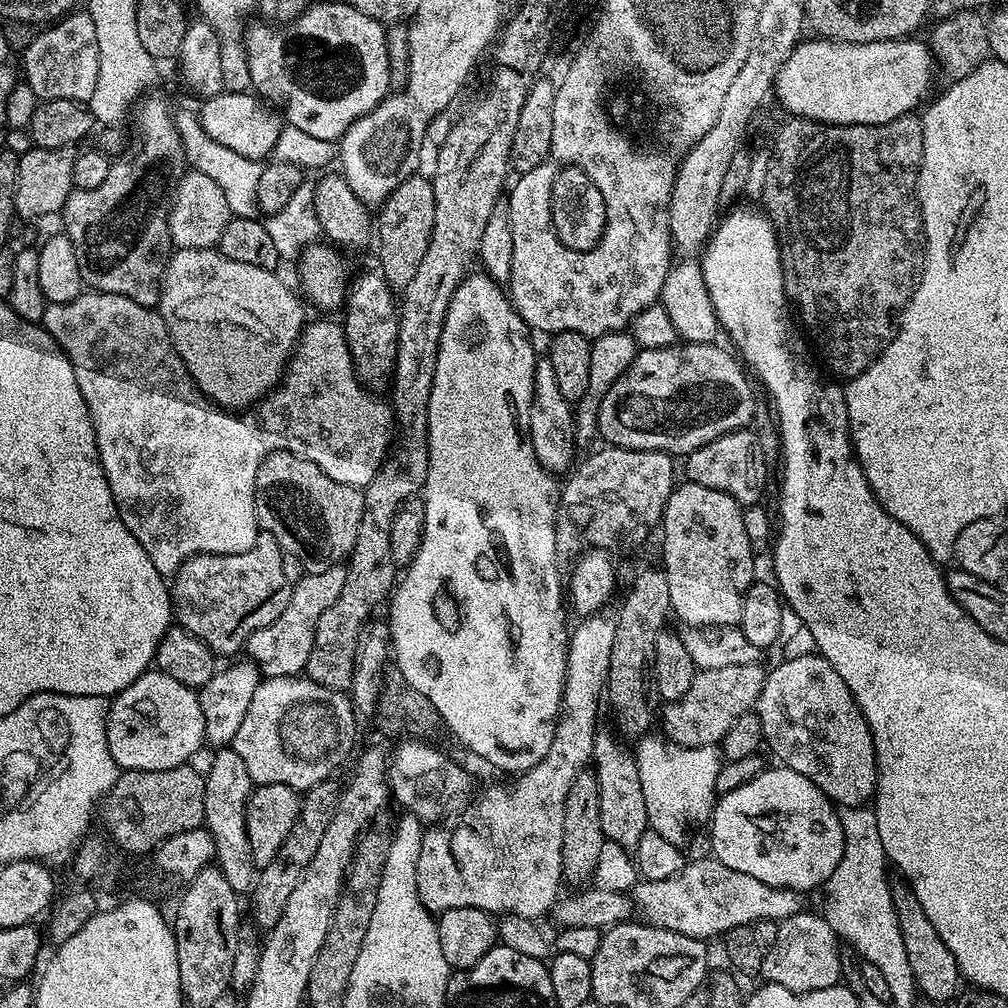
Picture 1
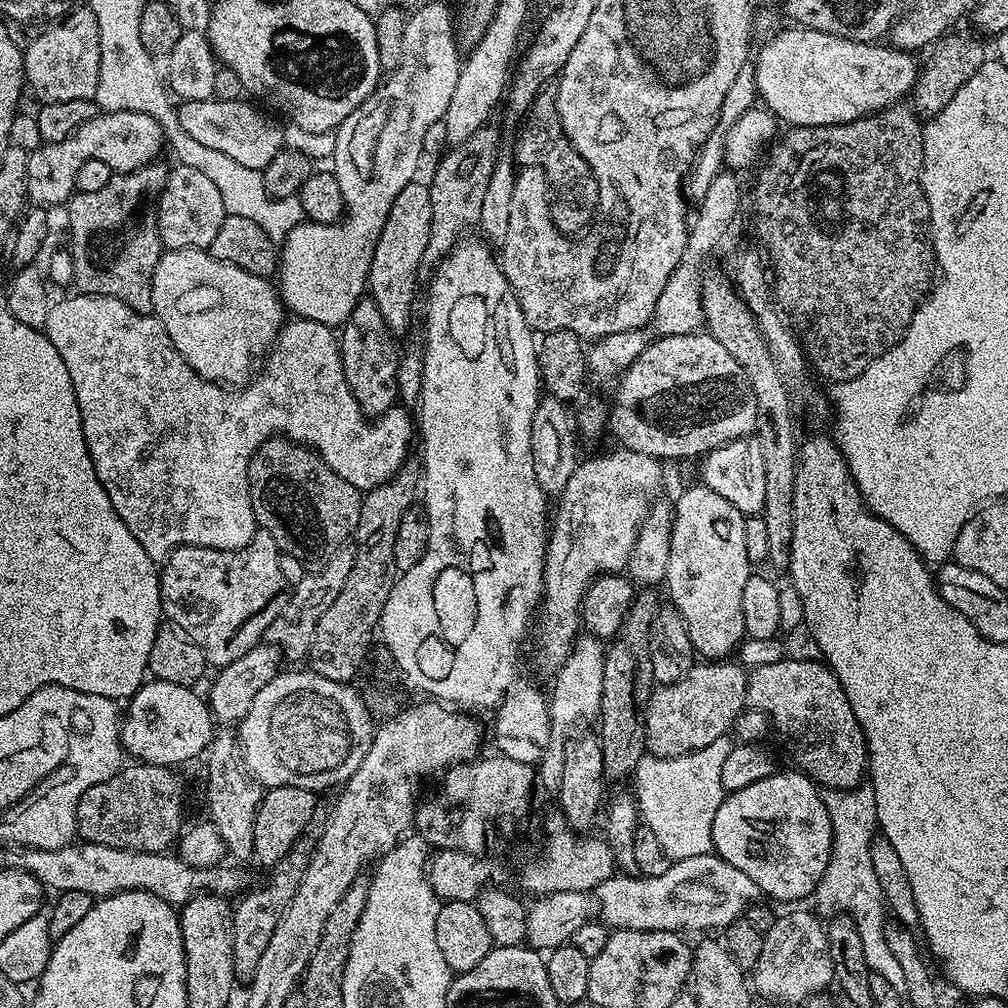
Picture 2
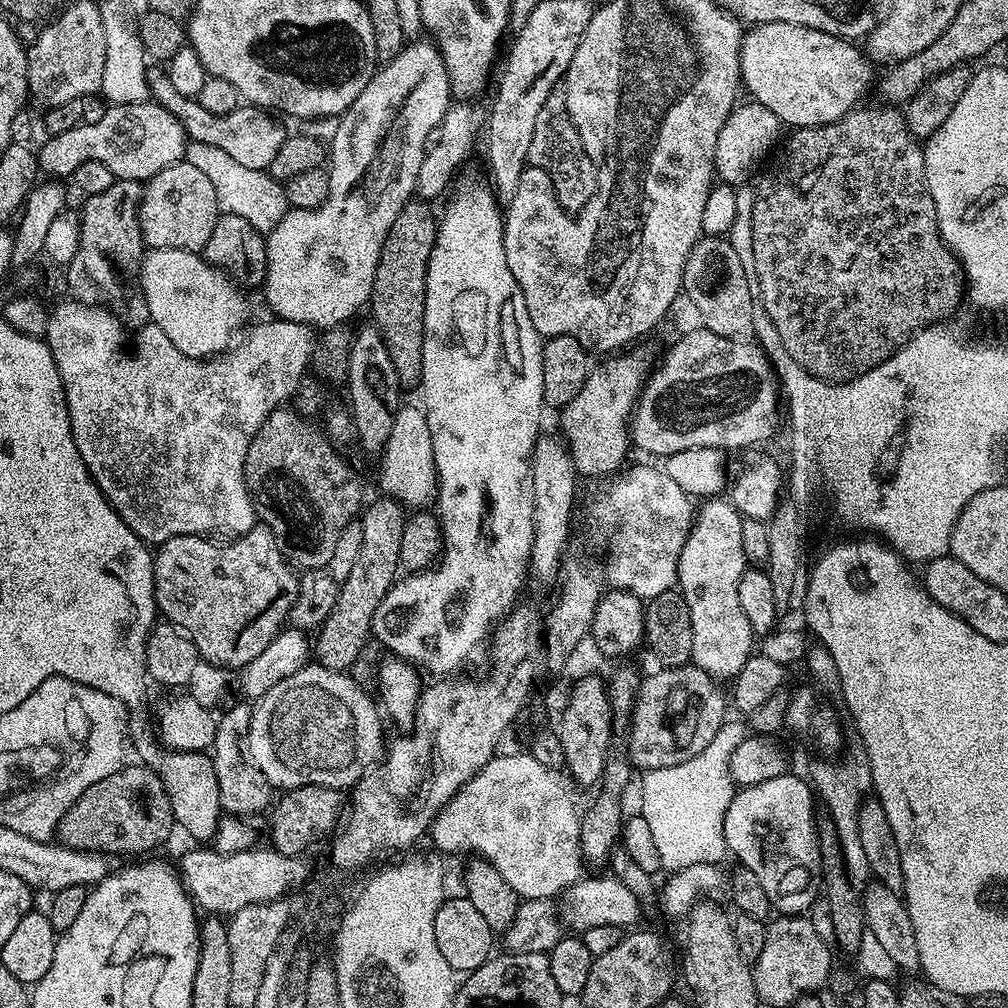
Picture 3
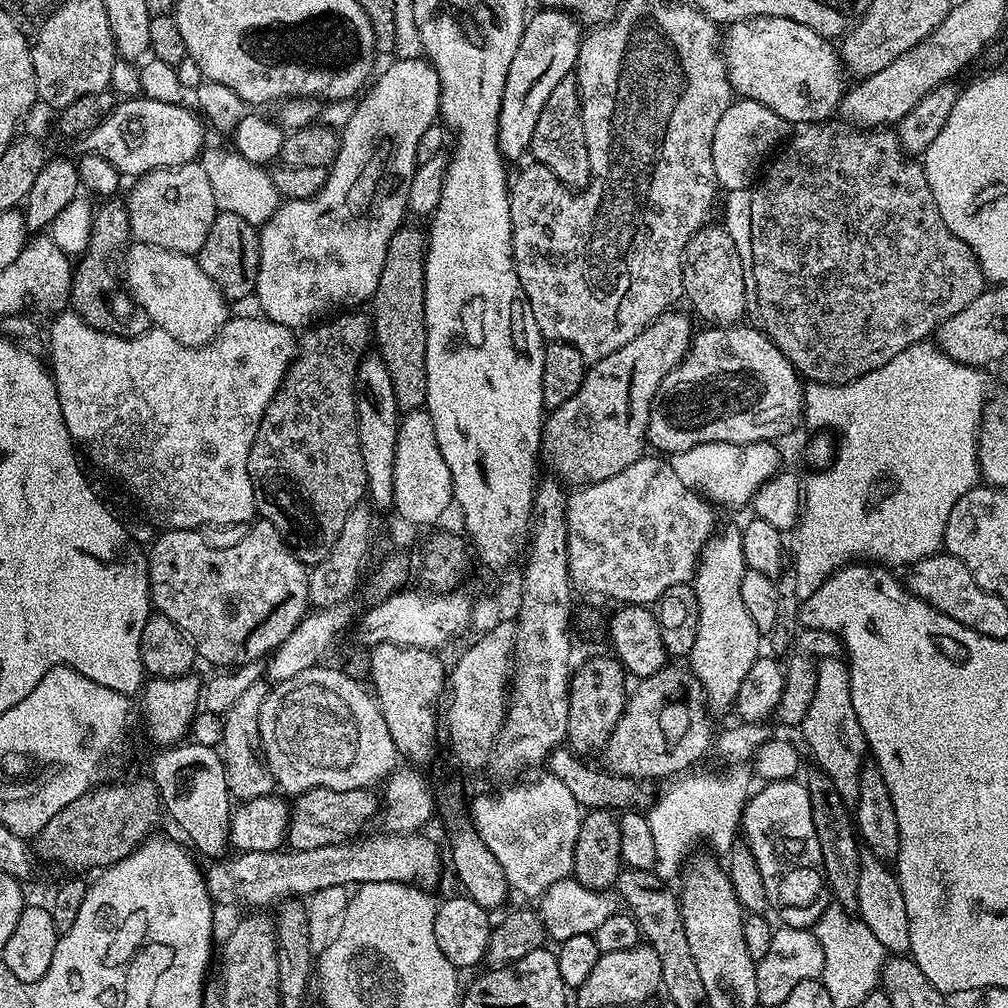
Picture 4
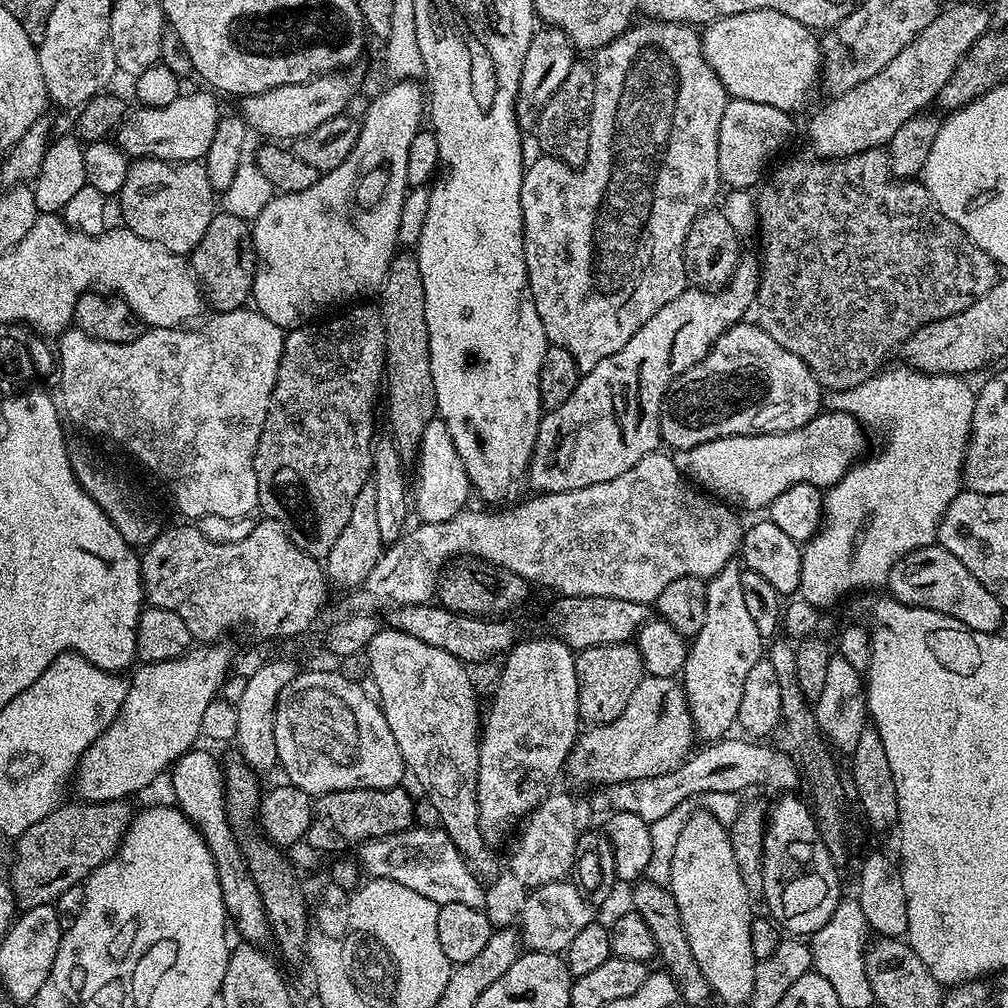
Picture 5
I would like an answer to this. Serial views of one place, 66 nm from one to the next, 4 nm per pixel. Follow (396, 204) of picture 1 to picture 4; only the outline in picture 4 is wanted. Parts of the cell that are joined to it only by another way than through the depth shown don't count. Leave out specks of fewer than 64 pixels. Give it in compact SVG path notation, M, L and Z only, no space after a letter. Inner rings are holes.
M405 223L386 246L382 278L370 301L374 344L394 385L394 398L401 410L416 410L426 398L426 318L424 317L424 259L428 253L425 229Z

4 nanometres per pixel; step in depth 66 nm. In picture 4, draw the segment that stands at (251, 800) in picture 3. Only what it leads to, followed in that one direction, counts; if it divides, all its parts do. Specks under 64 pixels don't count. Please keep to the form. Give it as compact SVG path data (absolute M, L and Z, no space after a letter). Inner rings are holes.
M259 682L247 687L238 702L223 714L224 736L220 739L219 747L224 757L224 770L228 779L228 789L232 791L237 801L262 798L273 795L274 781L268 765L265 764L260 751L260 711L262 702L268 697L269 685Z

